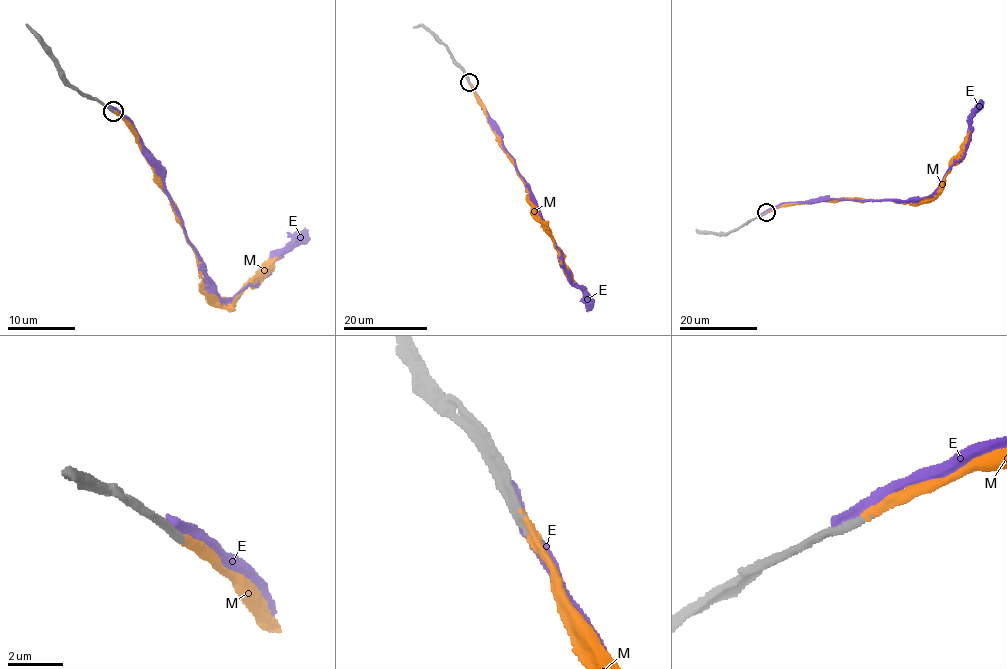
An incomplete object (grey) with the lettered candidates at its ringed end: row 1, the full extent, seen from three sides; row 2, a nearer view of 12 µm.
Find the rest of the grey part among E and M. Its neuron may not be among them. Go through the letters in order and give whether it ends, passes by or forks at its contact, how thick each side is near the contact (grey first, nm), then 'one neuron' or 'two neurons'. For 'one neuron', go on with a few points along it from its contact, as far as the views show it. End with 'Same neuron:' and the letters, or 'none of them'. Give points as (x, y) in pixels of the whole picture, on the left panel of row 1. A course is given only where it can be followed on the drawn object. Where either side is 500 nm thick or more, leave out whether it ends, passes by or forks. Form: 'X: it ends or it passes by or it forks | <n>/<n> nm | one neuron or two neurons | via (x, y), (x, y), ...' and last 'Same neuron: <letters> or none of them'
E: 480/550 nm | two neurons
M: it ends | 400/360 nm | one neuron | via (112, 110), (131, 131), (163, 189), (196, 256), (208, 301), (233, 299), (281, 255)
Same neuron: M

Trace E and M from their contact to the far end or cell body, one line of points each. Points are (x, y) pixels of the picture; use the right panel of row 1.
E: (764, 213), (796, 202), (843, 199), (903, 201), (931, 196), (965, 150), (970, 120), (981, 99)
M: (765, 213), (792, 204), (844, 198), (928, 201), (943, 184), (968, 129)

